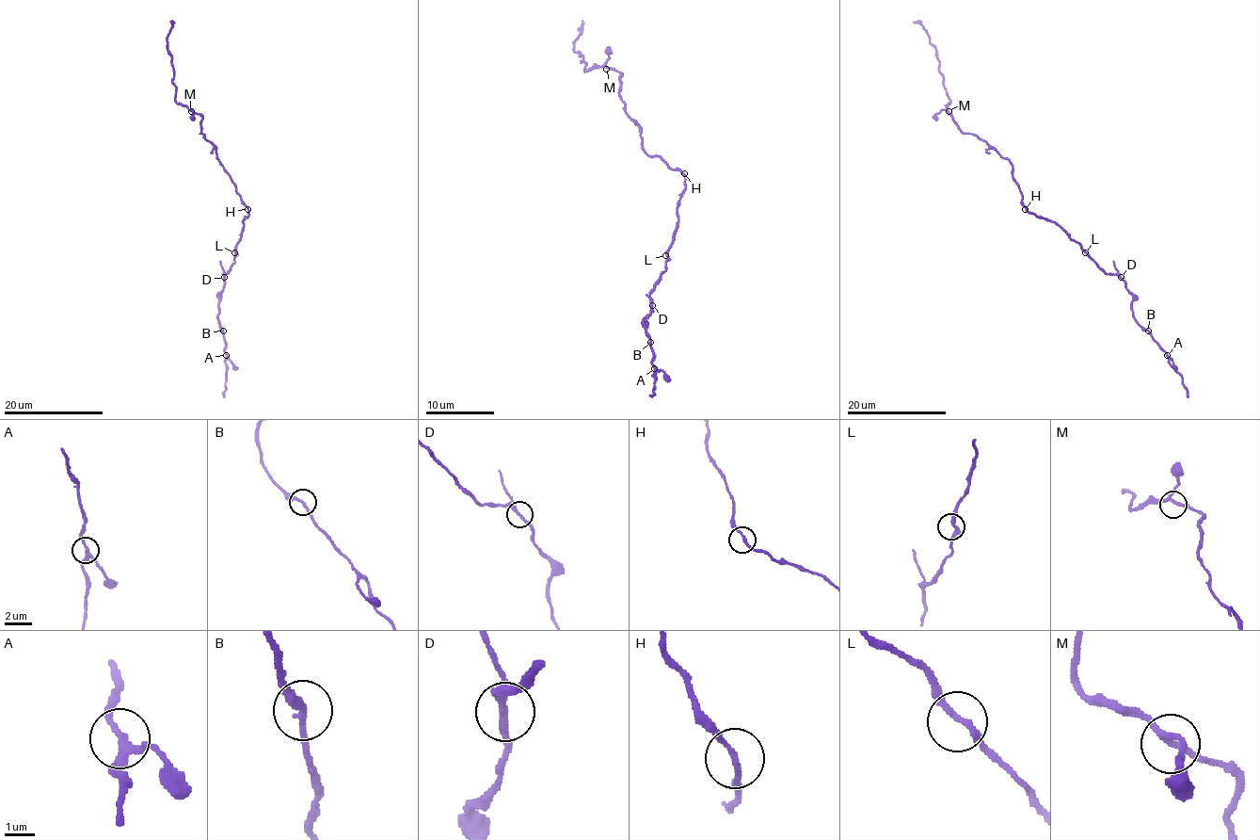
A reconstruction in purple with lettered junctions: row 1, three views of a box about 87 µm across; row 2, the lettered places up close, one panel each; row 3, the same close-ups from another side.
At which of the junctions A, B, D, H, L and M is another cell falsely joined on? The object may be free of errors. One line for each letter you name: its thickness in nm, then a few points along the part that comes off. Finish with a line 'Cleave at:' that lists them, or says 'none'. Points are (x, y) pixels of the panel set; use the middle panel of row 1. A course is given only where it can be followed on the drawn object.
Cleave at: none

